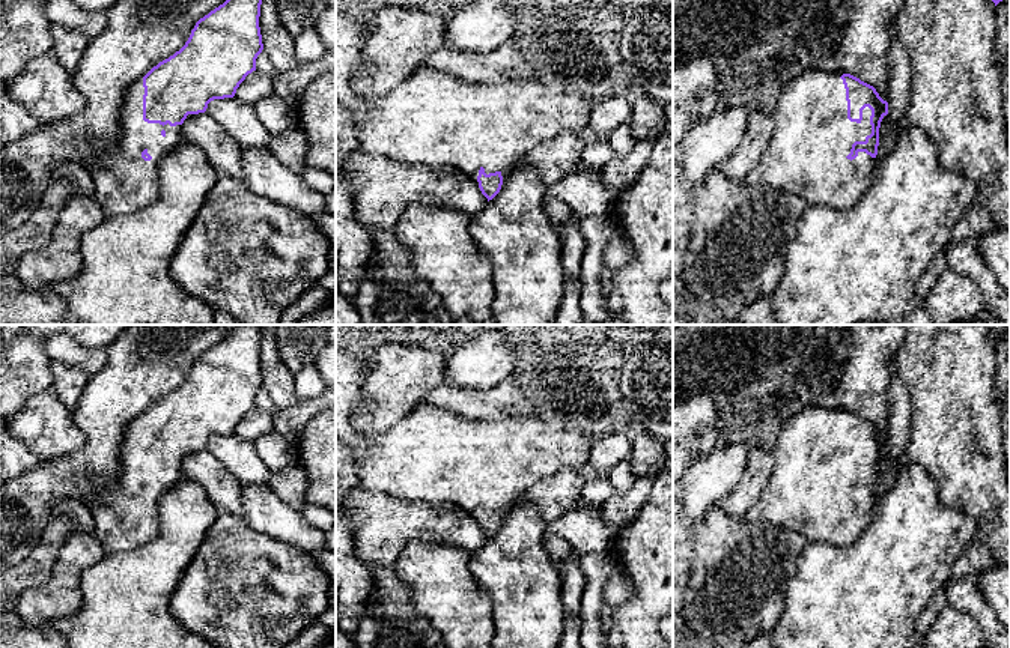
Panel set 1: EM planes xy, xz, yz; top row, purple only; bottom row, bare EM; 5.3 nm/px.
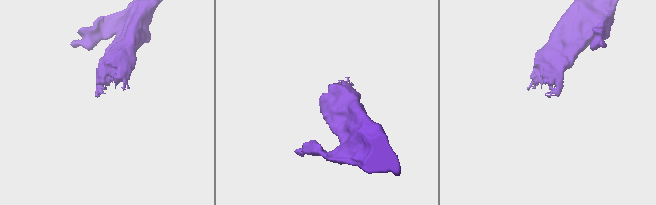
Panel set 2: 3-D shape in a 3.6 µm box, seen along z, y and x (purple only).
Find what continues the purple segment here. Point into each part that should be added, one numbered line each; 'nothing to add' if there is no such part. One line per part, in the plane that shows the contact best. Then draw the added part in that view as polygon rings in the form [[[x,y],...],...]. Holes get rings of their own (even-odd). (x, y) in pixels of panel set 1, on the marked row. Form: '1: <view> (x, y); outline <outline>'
1: yz (812, 137); outline [[[810,69],[796,77],[787,86],[774,110],[774,131],[769,146],[765,149],[759,164],[747,174],[745,180],[753,186],[765,186],[769,189],[781,189],[805,200],[807,206],[822,204],[837,210],[846,210],[855,206],[869,188],[870,170],[875,158],[865,152],[858,152],[855,159],[847,159],[855,141],[865,141],[872,134],[870,116],[872,110],[862,110],[859,123],[847,119],[847,101],[843,74]]]

